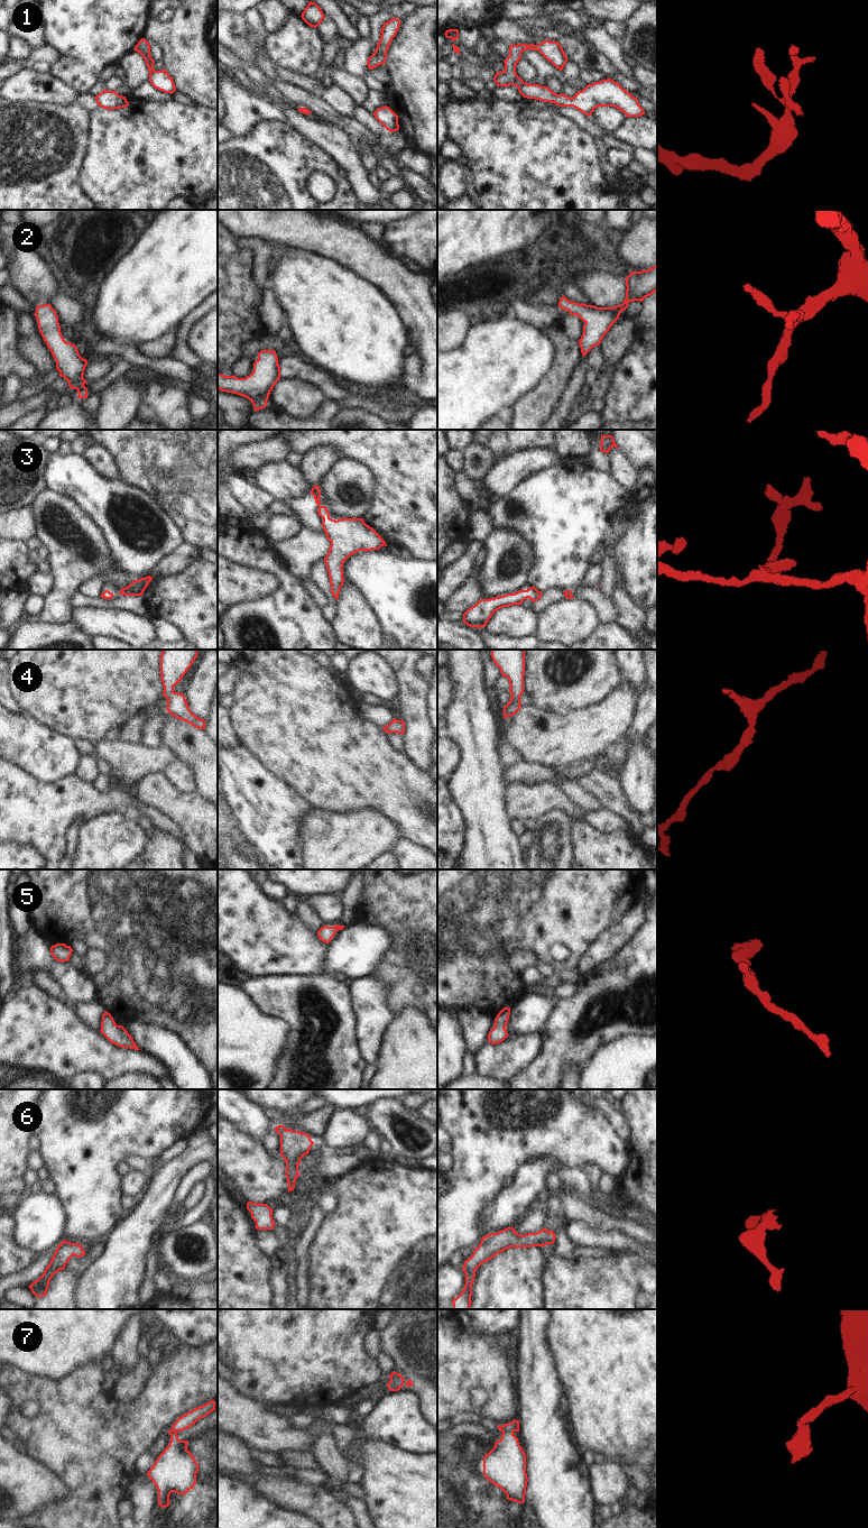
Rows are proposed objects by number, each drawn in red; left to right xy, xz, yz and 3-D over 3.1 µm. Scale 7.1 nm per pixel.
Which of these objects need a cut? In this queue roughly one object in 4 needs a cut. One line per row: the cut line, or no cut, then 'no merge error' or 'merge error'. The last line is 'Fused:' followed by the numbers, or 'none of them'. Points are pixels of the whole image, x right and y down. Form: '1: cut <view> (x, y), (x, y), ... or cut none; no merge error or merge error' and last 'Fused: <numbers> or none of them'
1: cut none; no merge error
2: cut none; no merge error
3: cut none; no merge error
4: cut none; no merge error
5: cut none; no merge error
6: cut none; no merge error
7: cut yz (502, 1430), (510, 1430), (513, 1433); merge error
Fused: 7

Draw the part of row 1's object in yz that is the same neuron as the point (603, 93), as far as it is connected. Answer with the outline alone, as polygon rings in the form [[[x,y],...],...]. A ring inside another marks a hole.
[[[544,40],[538,45],[510,45],[509,56],[504,61],[505,70],[496,73],[493,77],[497,86],[516,85],[524,98],[552,102],[558,107],[573,107],[589,117],[598,107],[615,107],[622,111],[627,118],[645,114],[638,100],[611,79],[588,84],[572,98],[565,94],[556,94],[547,86],[524,82],[516,73],[516,65],[521,58],[521,53],[527,49],[538,50],[560,71],[567,62],[567,57],[558,42]]]

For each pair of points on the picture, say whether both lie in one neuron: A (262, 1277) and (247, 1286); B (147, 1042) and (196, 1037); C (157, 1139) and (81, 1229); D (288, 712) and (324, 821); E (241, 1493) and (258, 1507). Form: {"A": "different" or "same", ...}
{"A": "same", "B": "different", "C": "same", "D": "different", "E": "same"}

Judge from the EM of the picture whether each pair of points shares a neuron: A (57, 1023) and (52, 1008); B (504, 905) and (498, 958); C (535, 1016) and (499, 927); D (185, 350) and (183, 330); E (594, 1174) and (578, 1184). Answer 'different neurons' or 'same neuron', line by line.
A: same neuron
B: same neuron
C: different neurons
D: same neuron
E: different neurons

